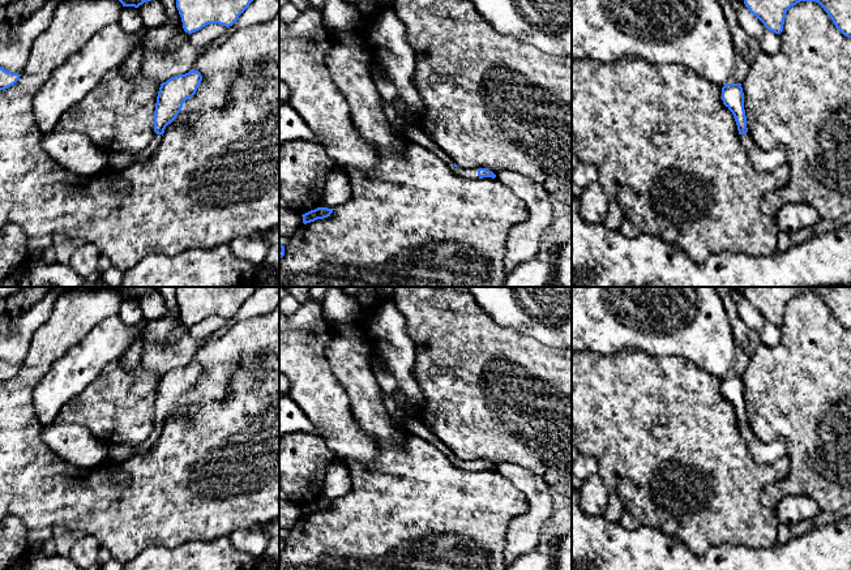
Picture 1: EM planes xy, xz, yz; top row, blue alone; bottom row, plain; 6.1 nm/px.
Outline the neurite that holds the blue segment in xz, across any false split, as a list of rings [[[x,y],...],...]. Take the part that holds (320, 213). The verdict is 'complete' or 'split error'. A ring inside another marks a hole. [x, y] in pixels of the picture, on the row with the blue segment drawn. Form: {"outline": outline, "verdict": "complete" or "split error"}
{"outline": [[[317,207],[315,210],[311,210],[302,215],[303,223],[307,224],[307,223],[315,222],[317,219],[328,218],[333,213],[333,210],[334,209],[328,209],[328,207]]], "verdict": "complete"}

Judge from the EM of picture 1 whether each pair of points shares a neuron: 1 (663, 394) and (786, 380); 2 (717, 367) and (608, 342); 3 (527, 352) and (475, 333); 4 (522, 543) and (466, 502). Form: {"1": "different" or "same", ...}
{"1": "different", "2": "same", "3": "same", "4": "different"}

